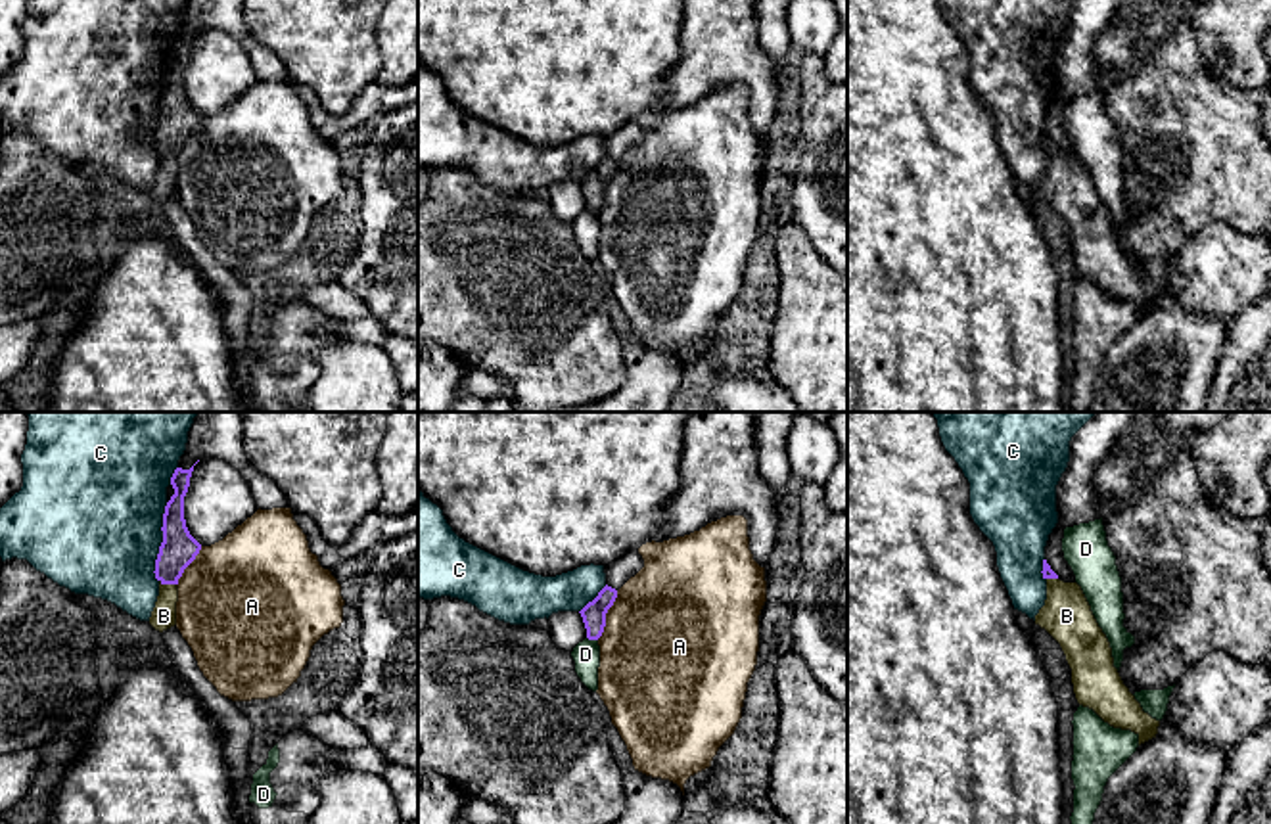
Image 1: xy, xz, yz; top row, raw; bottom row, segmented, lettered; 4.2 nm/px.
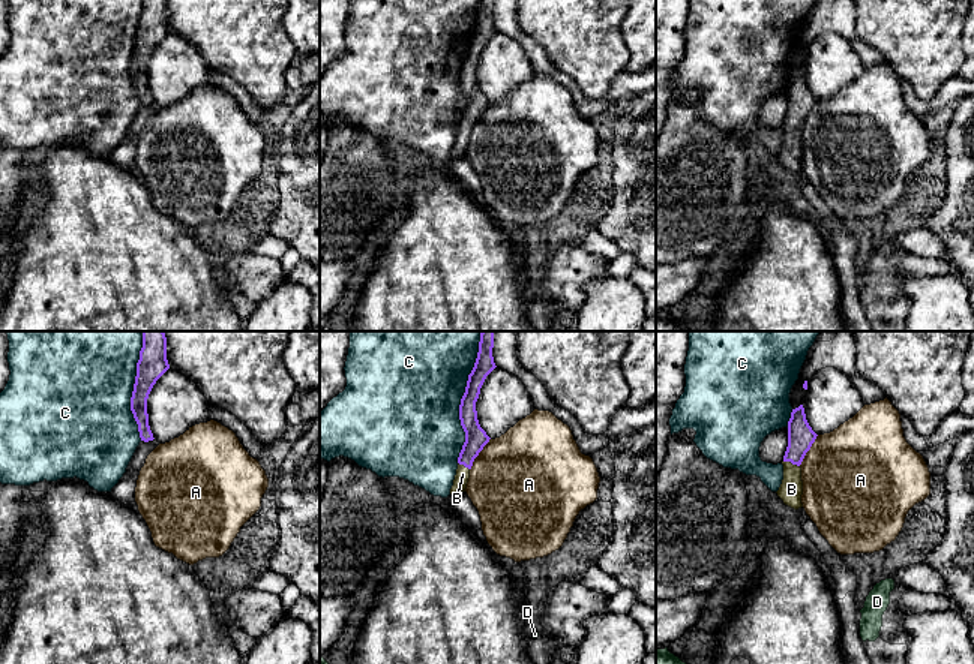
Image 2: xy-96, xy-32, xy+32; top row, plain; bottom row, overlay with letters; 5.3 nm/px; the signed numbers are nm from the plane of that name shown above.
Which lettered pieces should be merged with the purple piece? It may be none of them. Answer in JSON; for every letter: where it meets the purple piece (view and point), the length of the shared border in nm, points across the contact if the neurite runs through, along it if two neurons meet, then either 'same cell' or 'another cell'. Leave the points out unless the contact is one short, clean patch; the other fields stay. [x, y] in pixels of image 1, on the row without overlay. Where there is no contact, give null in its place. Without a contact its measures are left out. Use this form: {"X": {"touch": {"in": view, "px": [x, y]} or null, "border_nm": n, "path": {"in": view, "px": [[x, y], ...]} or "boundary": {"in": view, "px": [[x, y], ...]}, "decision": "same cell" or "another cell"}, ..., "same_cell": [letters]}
{"A": {"touch": {"in": "xz", "px": [604, 186]}, "border_nm": 220, "decision": "another cell"}, "B": {"touch": {"in": "xy", "px": [167, 154]}, "border_nm": 80, "path": {"in": "xy", "px": [[179, 119], [171, 131], [167, 154], [163, 186]]}, "decision": "same cell"}, "C": {"touch": {"in": "xy", "px": [161, 114]}, "border_nm": 340, "decision": "another cell"}, "D": {"touch": {"in": "xz", "px": [593, 209]}, "border_nm": 50, "boundary": {"in": "xz", "px": [[587, 207], [597, 211]]}, "decision": "another cell"}, "same_cell": ["B"]}

